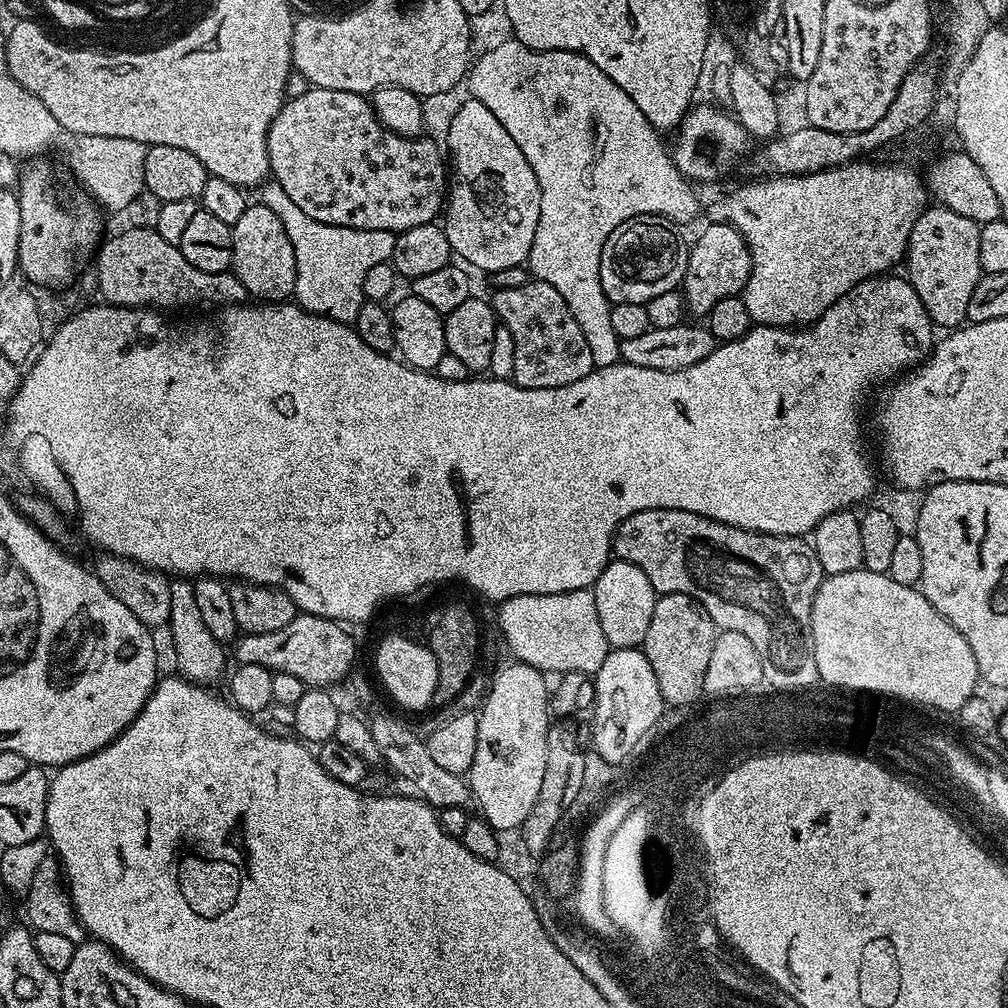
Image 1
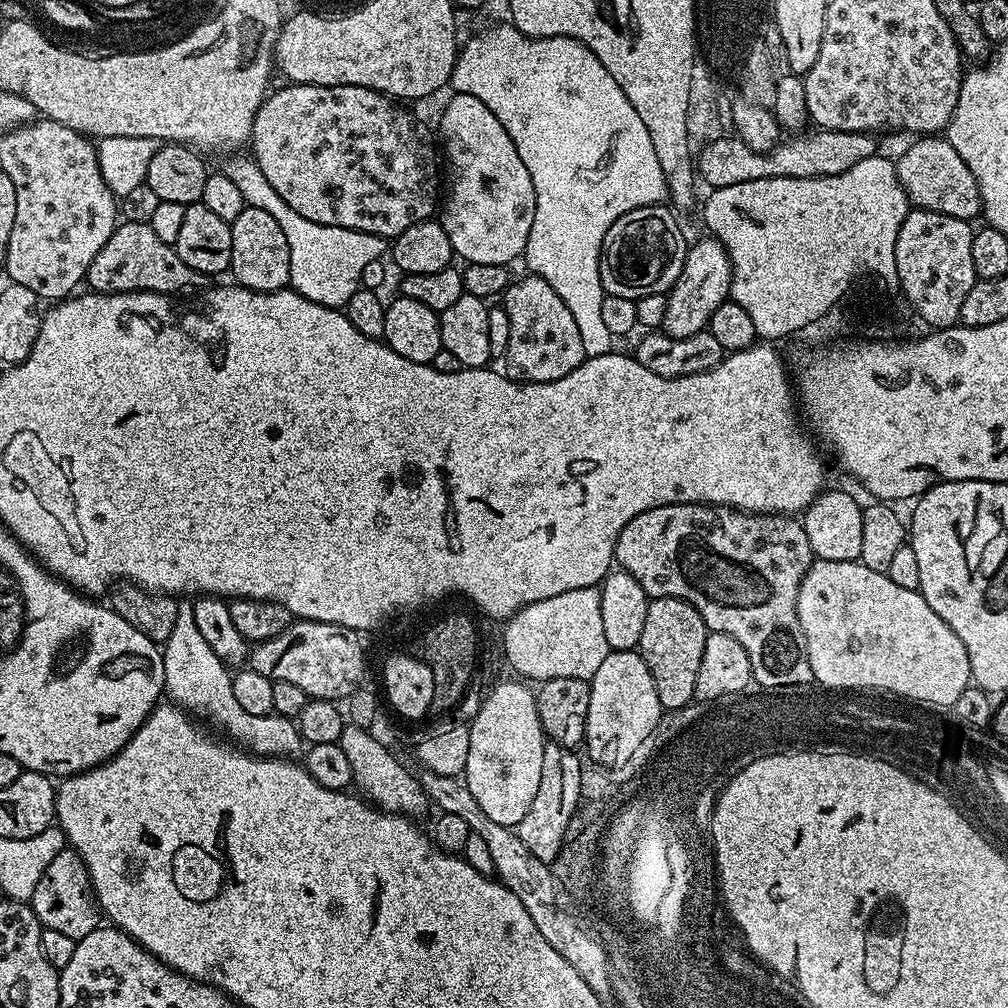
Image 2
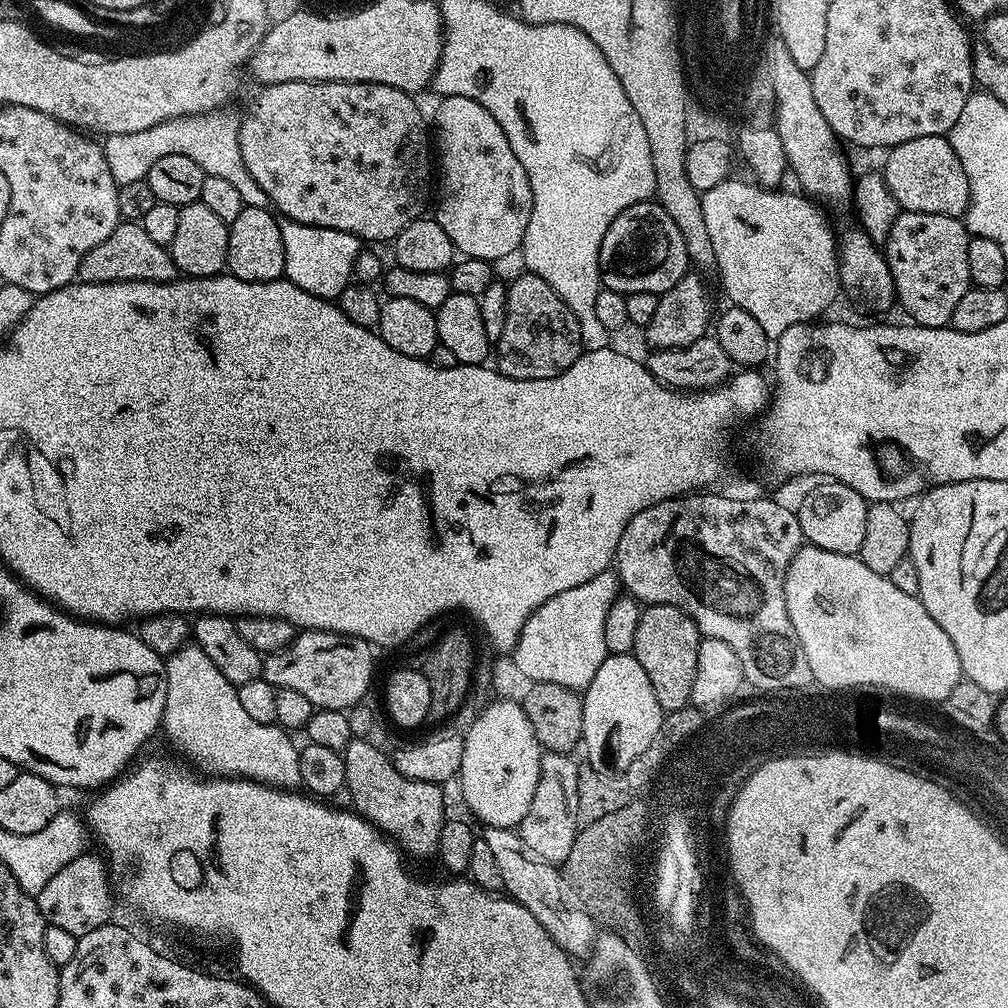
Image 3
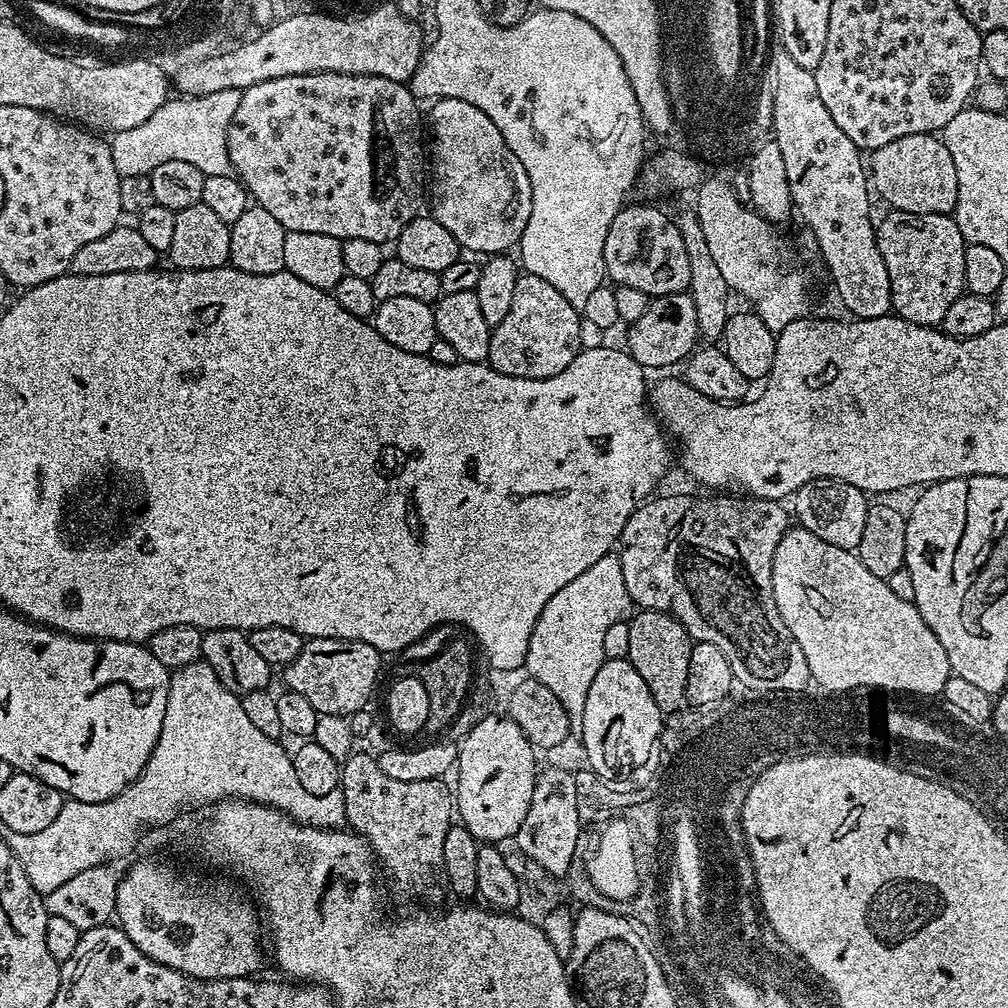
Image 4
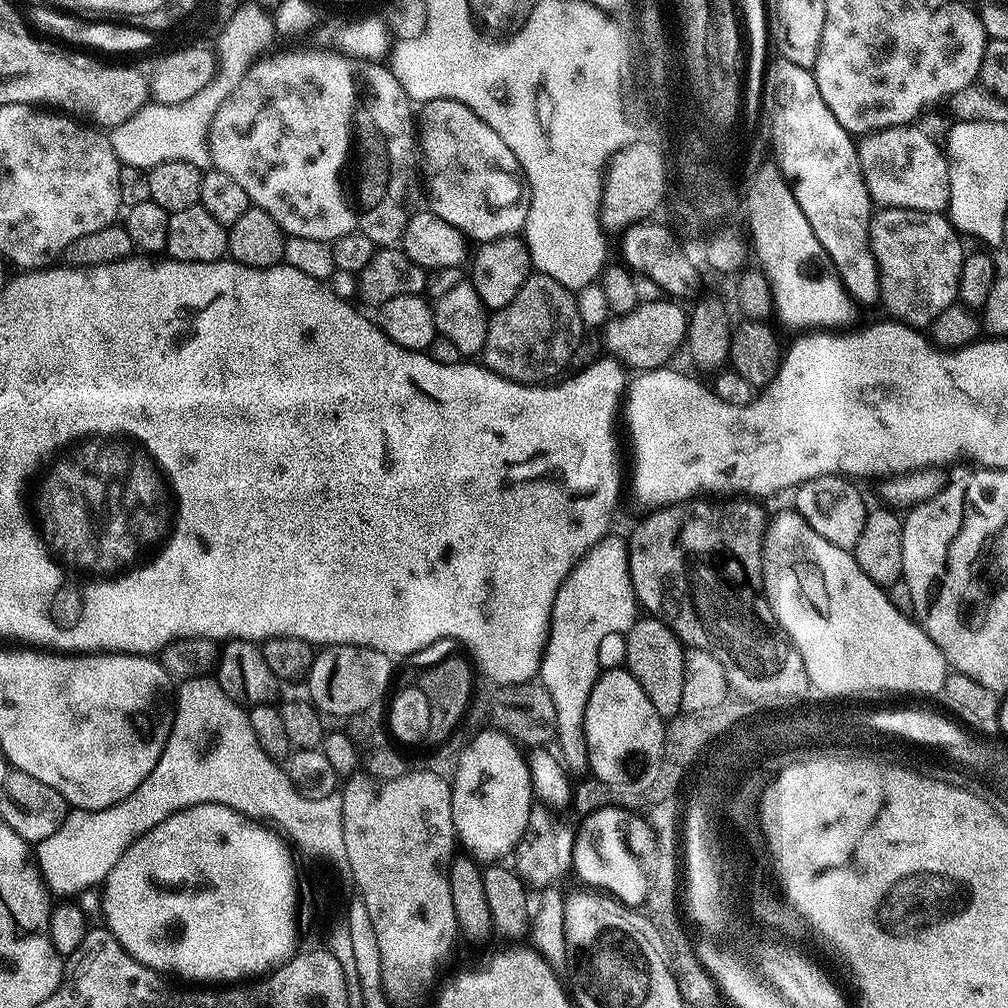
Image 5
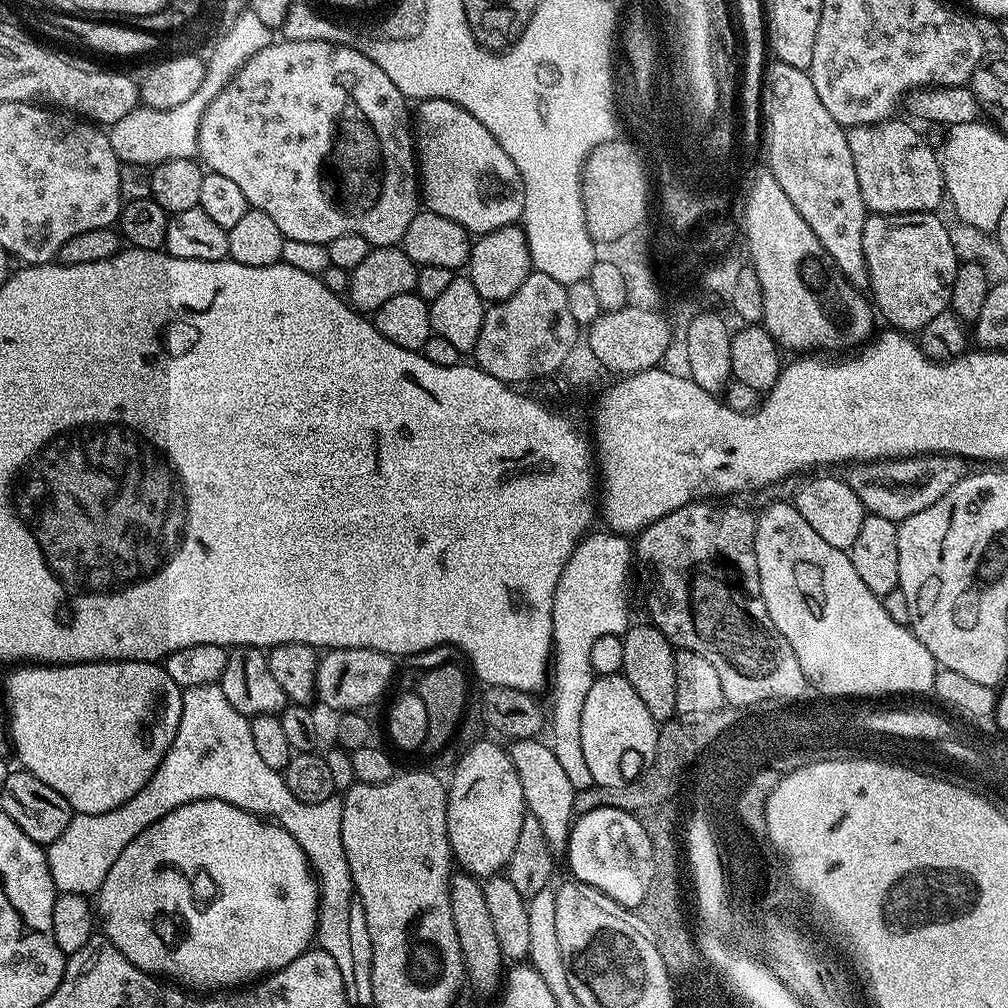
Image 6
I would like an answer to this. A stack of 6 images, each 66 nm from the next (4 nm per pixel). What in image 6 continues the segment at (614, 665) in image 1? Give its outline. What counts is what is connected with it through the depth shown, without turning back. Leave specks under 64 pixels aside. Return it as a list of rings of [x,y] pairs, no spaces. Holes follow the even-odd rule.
[[[623,674],[615,676],[596,676],[590,686],[590,694],[586,694],[586,706],[582,706],[582,750],[584,751],[586,762],[592,775],[593,785],[602,787],[624,787],[627,784],[634,783],[638,779],[640,768],[648,765],[648,760],[652,760],[652,752],[656,749],[656,724],[658,721],[654,718],[654,714],[650,714],[650,710],[646,710],[645,703],[638,696],[638,690],[634,690],[634,686],[630,684]]]

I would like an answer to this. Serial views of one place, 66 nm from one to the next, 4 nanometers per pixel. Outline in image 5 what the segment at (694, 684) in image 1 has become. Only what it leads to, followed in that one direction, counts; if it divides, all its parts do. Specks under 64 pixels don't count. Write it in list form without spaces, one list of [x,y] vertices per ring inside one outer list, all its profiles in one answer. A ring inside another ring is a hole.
[[[654,616],[637,618],[634,626],[626,634],[626,658],[624,664],[628,672],[638,678],[638,686],[646,690],[654,710],[663,717],[675,717],[682,712],[682,674],[684,673],[685,645],[680,643],[676,632],[670,630]]]

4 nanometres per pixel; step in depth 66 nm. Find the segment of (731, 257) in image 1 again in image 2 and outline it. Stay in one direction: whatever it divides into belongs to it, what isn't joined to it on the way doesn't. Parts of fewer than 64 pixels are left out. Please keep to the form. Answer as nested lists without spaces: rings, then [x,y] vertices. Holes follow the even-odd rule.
[[[708,234],[705,237],[687,249],[681,276],[666,293],[668,306],[663,331],[674,338],[690,338],[705,331],[714,310],[729,299],[732,290],[732,263],[728,251],[715,236]]]

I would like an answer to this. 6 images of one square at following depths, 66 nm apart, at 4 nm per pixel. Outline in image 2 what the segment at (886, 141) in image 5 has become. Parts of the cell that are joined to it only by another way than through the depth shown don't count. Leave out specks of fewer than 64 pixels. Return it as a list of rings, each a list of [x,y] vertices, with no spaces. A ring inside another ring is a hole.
[[[922,136],[915,140],[918,141],[896,160],[896,172],[908,191],[909,201],[915,207],[931,212],[947,214],[959,220],[975,221],[975,216],[981,215],[982,205],[980,187],[974,174],[970,174],[970,166],[962,162],[962,156],[946,138]]]

